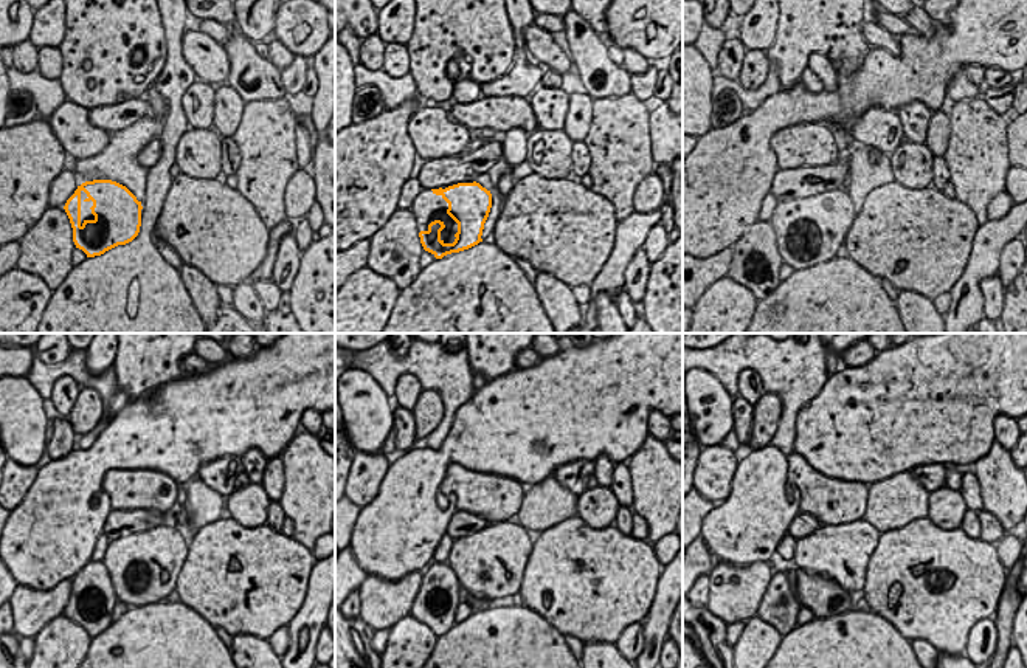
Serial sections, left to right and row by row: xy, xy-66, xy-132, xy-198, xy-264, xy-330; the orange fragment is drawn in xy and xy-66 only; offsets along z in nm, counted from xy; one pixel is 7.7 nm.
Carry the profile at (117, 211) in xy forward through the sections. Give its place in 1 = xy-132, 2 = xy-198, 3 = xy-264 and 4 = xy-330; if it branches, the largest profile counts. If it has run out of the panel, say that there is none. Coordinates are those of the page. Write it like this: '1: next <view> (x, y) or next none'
1: next xy-132 (854, 234)
2: next xy-198 (155, 550)
3: next xy-264 (491, 563)
4: next xy-330 (843, 552)

